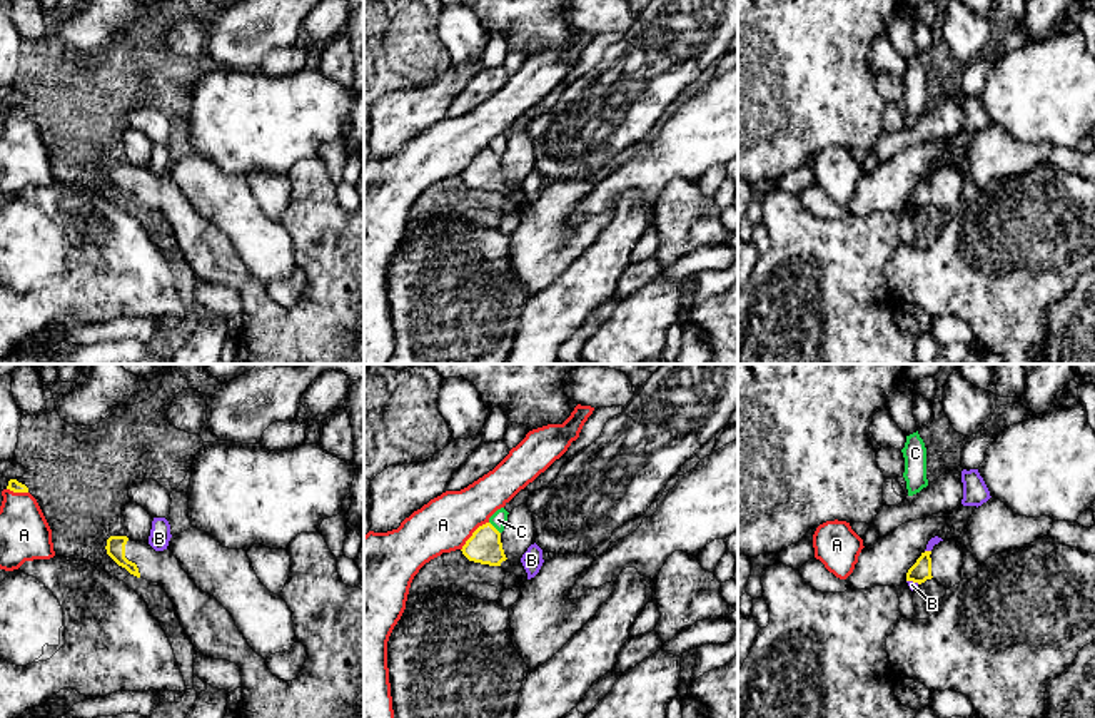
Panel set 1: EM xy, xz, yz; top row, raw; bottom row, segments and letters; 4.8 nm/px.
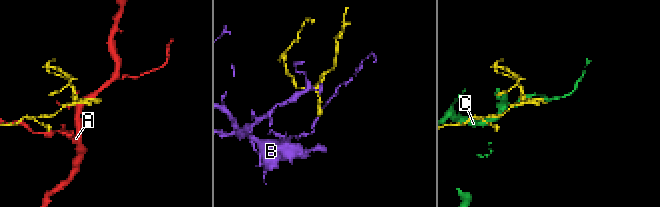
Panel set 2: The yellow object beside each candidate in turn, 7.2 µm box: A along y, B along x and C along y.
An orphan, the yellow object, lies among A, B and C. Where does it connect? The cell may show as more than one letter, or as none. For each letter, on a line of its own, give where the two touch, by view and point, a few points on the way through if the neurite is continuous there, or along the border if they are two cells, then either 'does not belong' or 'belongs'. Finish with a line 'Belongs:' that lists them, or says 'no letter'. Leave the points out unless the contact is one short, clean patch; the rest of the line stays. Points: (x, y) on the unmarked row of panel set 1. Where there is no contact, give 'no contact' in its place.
A: xz (473, 161) | does not belong
B: yz (913, 207) | does not belong
C: xz (494, 154) | along xz (489, 147), (499, 159) | does not belong
Belongs: no letter

